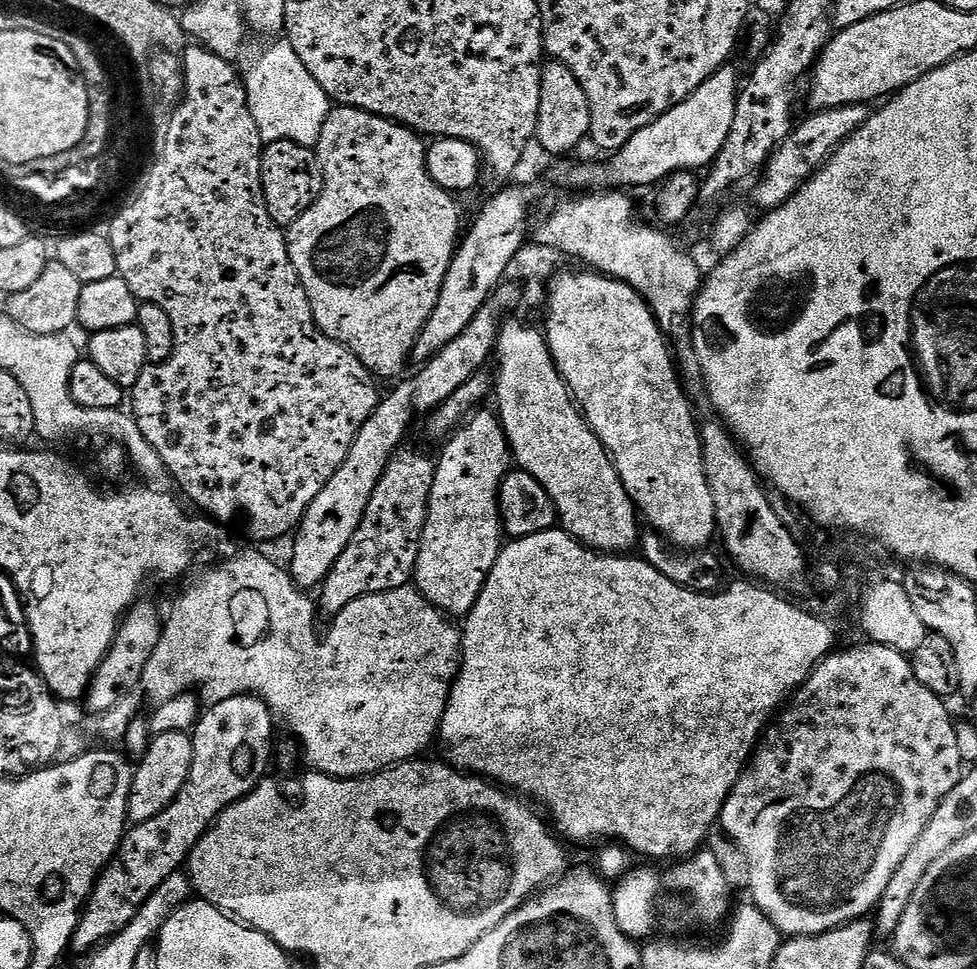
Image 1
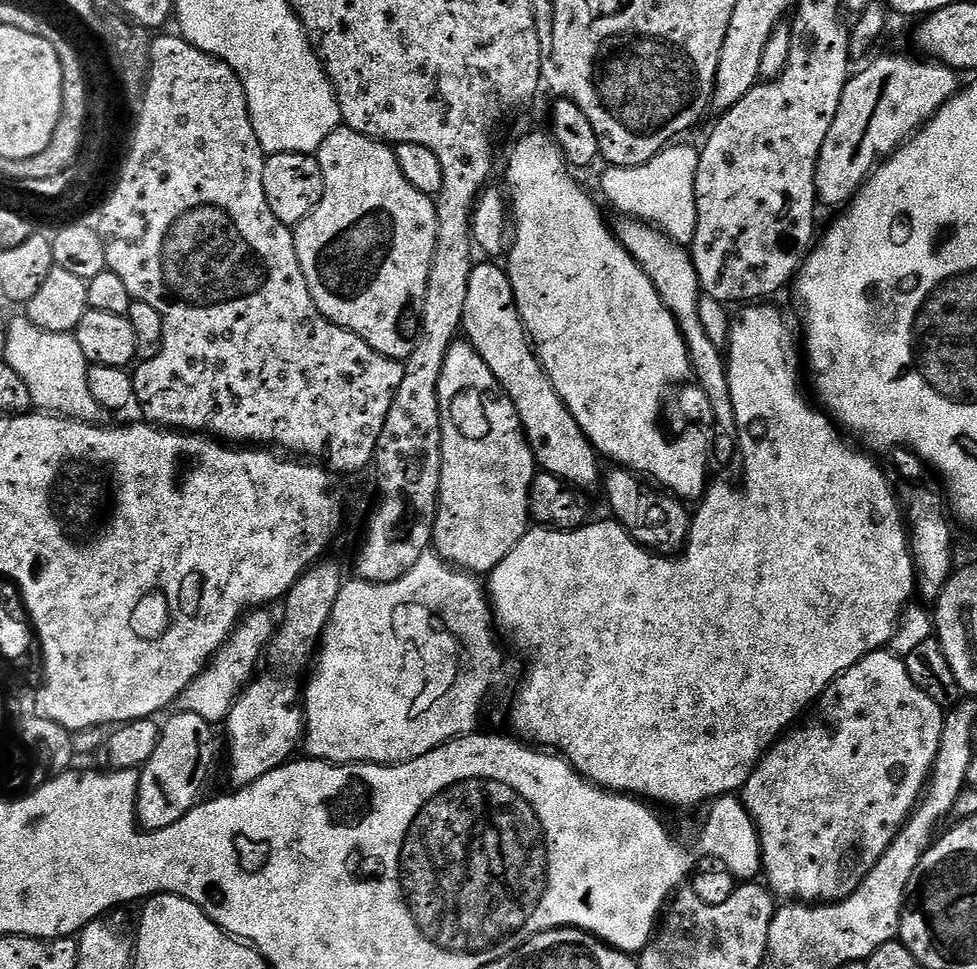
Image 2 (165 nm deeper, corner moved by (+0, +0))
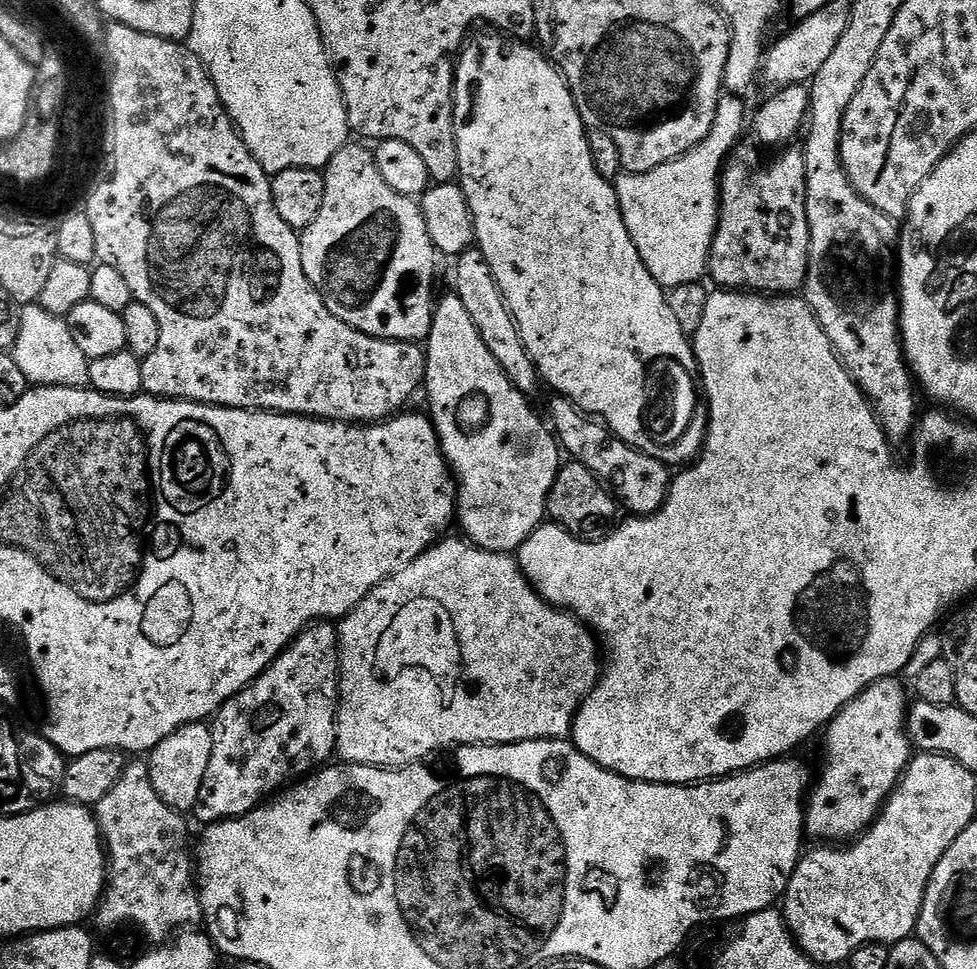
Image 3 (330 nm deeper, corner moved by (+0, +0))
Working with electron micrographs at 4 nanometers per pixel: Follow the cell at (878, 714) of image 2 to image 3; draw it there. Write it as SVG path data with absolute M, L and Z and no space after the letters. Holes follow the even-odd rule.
M896 678L874 681L869 688L863 688L823 729L824 765L820 768L820 777L817 780L815 777L807 793L804 809L804 826L809 837L821 836L824 842L848 842L867 832L879 817L884 801L899 784L914 755L906 727L910 699L904 693L903 686Z

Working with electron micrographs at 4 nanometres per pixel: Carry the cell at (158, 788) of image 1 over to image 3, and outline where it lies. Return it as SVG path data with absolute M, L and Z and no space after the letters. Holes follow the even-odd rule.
M204 722L187 724L162 738L162 742L158 742L146 760L150 782L154 790L158 790L158 798L181 814L191 813L198 802L202 778L206 778L206 766L210 766L211 753L212 730Z

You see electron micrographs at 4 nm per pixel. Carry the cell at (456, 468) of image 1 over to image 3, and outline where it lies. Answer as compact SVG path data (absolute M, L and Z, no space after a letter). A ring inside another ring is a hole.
M455 294L435 301L432 329L426 341L423 387L428 388L427 411L440 439L440 451L458 485L455 515L458 528L460 524L465 532L461 533L477 548L515 553L526 538L530 538L532 531L545 523L548 491L560 469L562 449L551 427L542 416L540 421L539 414L528 405L529 397L506 378L486 342L482 342L478 330L474 330L474 321L470 319L466 306L462 306L462 298Z

